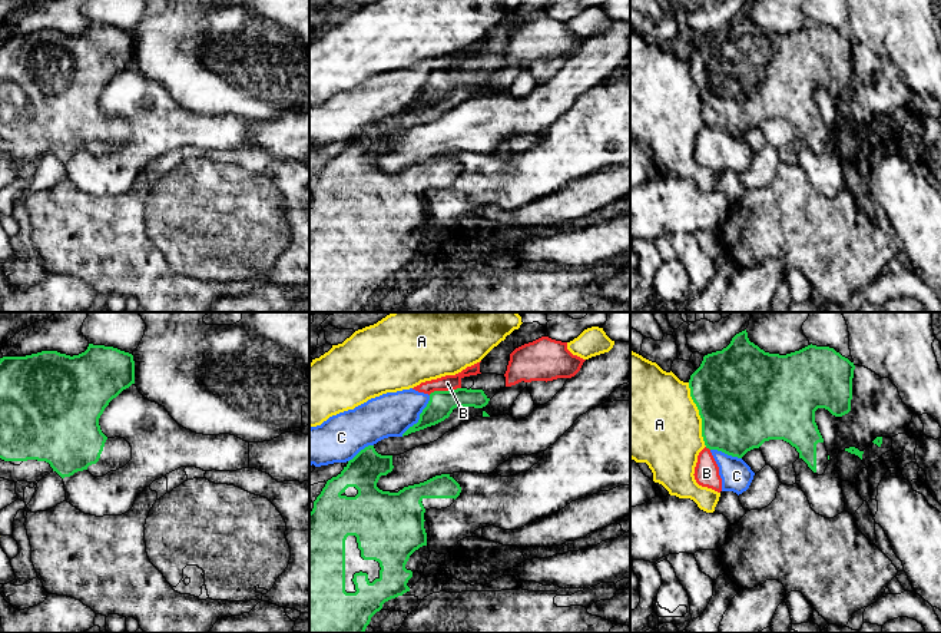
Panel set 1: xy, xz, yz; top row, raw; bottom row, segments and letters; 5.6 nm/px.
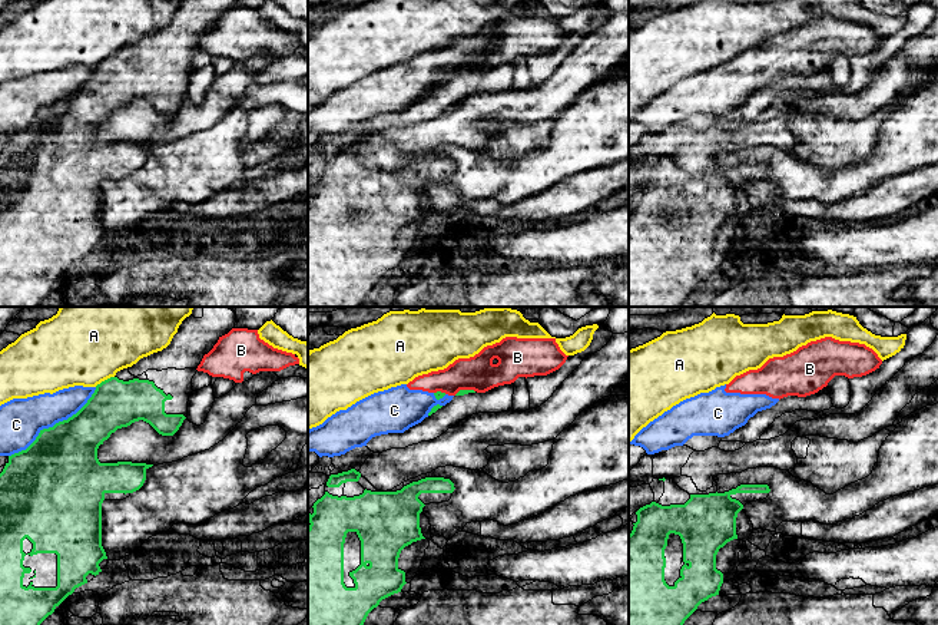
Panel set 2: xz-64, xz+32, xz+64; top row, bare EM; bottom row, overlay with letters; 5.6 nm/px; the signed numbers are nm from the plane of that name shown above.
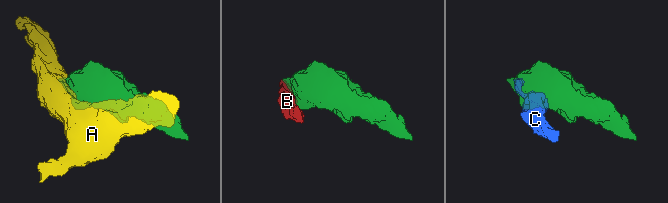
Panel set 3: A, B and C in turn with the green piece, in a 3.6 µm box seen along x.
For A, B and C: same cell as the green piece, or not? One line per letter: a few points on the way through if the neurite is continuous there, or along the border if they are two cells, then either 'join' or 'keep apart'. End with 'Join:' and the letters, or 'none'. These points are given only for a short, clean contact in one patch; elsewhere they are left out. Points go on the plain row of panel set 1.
A: keep apart
B: border xz (460, 66), (431, 70), (428, 73); keep apart
C: keep apart
Join: none

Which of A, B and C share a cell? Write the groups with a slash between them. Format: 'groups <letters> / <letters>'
groups A / B C

